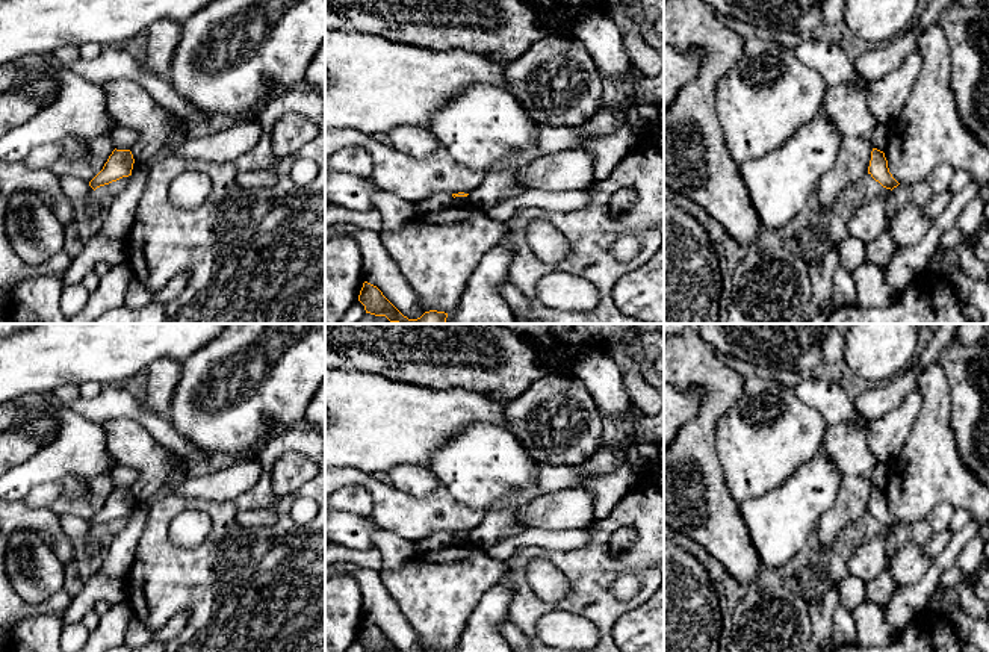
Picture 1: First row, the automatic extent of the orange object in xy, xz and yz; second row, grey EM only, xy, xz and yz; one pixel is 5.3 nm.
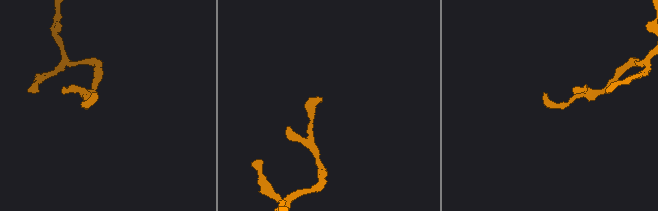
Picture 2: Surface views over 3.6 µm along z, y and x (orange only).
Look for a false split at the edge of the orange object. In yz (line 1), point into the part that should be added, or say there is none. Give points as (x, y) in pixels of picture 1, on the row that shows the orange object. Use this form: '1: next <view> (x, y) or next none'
1: next none

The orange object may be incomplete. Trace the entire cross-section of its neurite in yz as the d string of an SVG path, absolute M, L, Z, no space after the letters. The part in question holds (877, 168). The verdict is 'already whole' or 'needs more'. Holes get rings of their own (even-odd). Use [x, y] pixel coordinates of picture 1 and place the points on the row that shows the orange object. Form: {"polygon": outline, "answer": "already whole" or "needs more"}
{"polygon": "M873 148L871 151L868 174L886 189L892 191L900 185L889 172L885 153L877 148Z", "answer": "already whole"}

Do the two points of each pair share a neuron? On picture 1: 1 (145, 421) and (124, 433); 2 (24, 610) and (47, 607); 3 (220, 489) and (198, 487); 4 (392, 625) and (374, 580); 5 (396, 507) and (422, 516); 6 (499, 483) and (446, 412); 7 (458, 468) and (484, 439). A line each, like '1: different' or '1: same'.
1: different
2: same
3: same
4: same
5: same
6: different
7: same

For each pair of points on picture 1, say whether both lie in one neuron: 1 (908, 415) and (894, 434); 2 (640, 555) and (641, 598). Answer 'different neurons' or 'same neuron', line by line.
1: same neuron
2: same neuron

